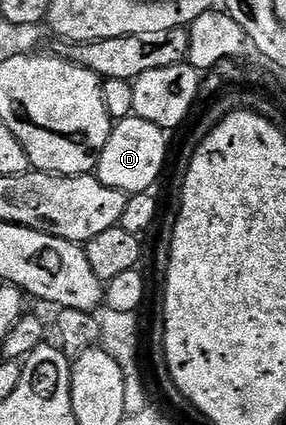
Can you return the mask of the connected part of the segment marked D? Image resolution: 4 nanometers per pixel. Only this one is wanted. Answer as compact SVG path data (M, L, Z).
M134 117L120 119L112 126L105 149L101 149L94 174L105 185L109 185L109 189L123 191L129 197L150 192L167 163L167 139L168 132L149 121Z

